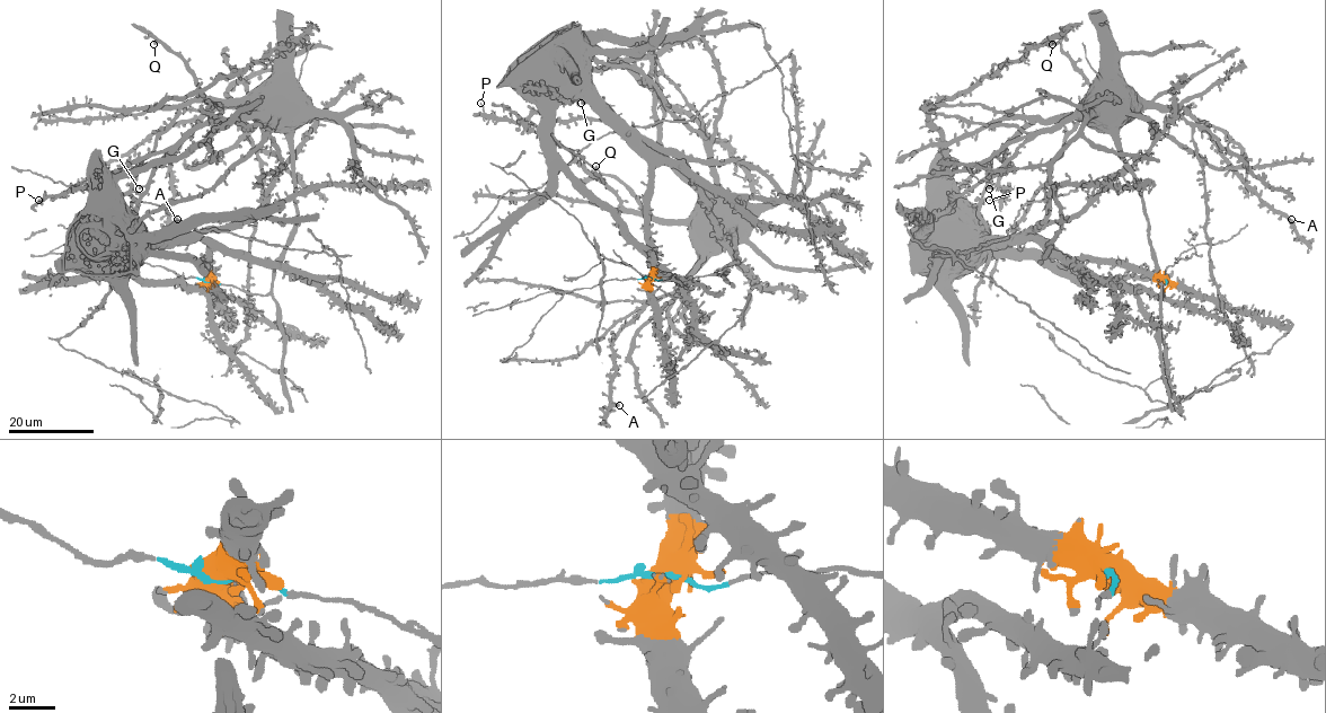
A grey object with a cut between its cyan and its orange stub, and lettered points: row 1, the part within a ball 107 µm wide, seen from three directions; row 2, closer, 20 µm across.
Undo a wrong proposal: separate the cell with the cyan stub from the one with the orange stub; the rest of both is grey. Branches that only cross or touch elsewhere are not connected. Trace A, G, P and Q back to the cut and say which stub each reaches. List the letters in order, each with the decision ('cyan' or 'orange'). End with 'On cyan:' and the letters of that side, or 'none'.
A: cyan
G: cyan
P: cyan
Q: cyan
On cyan: A, G, P, Q

